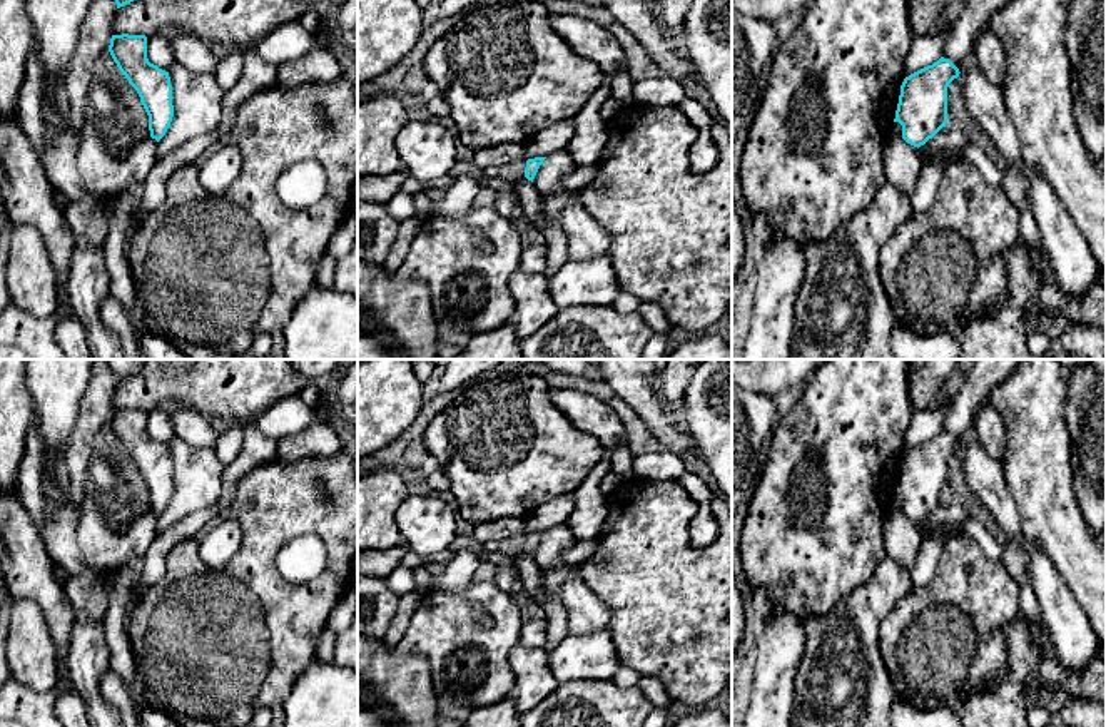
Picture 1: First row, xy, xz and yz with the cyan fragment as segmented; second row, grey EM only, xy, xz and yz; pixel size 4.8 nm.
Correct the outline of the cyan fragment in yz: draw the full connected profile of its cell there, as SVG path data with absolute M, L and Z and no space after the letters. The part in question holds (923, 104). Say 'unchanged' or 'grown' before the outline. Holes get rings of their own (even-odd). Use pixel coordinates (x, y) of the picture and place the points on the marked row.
grown; M941 57L904 79L894 122L902 125L902 139L921 147L947 124L947 87L957 79L967 114L982 134L989 135L1002 160L999 189L1021 214L1029 204L1029 180L1019 137L1007 115L999 85L977 67L961 72L949 58Z

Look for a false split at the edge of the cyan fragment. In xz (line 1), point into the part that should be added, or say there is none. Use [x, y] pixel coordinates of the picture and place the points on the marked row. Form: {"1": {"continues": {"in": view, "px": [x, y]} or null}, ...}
{"1": {"continues": null}}

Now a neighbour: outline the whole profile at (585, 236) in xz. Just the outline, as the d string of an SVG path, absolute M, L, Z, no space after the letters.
M570 194L560 224L566 239L568 261L588 261L608 254L610 234L585 211L575 194Z

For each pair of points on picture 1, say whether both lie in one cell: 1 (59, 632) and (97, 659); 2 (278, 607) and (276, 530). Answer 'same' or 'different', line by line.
1: different
2: same

